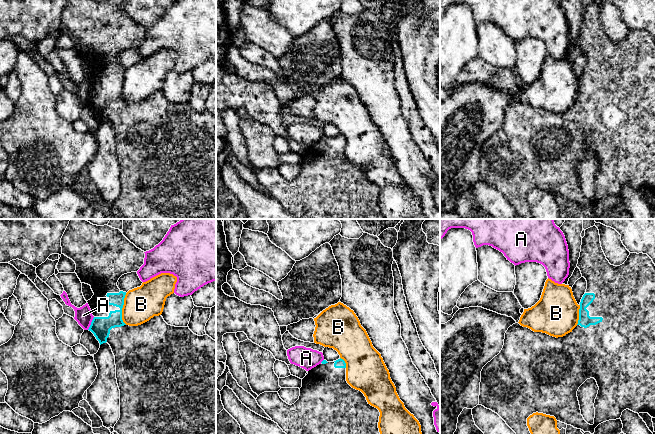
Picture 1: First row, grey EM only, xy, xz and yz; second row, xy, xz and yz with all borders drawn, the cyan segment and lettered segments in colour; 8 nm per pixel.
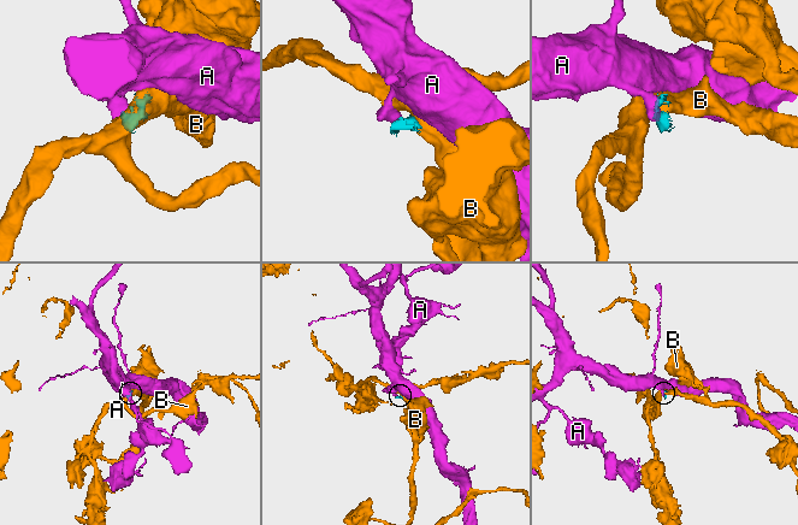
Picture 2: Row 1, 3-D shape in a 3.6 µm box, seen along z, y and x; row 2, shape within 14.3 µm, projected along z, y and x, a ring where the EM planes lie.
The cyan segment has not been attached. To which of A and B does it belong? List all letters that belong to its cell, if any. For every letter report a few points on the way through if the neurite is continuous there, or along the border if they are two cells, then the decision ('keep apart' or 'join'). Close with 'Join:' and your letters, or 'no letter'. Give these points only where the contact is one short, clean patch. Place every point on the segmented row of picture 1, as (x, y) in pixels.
A: along xy (94, 317), (87, 329) | keep apart
B: along xy (126, 293), (122, 308), (122, 321), (125, 324) | keep apart
Join: no letter

